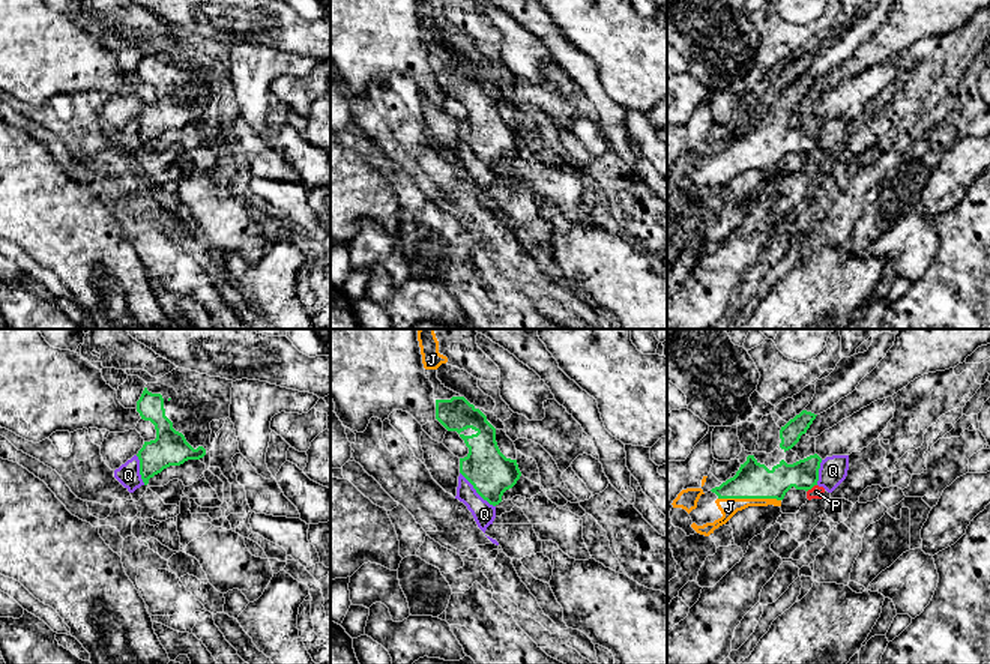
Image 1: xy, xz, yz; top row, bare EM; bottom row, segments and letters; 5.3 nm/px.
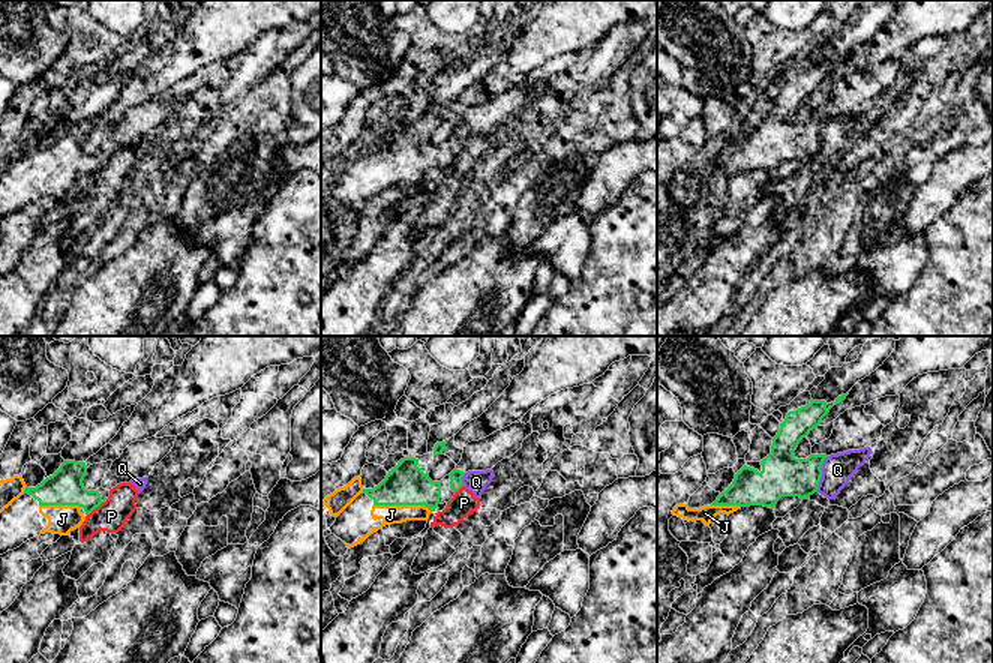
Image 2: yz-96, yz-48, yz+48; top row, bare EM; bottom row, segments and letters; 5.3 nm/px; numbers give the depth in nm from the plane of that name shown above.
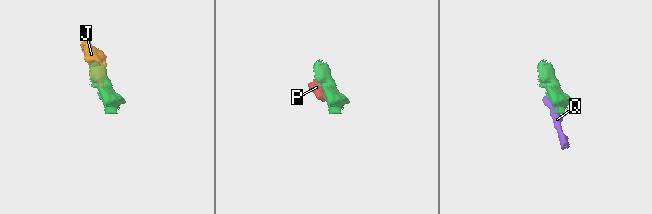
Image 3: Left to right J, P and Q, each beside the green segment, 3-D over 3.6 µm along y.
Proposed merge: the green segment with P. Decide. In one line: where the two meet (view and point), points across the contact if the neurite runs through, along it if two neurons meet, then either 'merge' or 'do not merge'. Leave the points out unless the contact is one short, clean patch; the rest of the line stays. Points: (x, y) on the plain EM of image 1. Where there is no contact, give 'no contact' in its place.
meets green in yz at (811, 150); border along yz (816, 147), (807, 155); do not merge

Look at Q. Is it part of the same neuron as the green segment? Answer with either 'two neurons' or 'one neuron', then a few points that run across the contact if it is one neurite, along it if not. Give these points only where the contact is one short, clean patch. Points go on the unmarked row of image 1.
two neurons; line xz (460, 135), (494, 170)

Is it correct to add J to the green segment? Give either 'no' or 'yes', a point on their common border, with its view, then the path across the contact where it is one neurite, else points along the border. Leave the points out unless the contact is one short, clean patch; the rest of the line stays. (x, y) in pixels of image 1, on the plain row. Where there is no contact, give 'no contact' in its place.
yes | yz (750, 161)

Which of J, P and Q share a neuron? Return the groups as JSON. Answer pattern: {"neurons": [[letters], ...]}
{"neurons": [["J"], ["P", "Q"]]}

